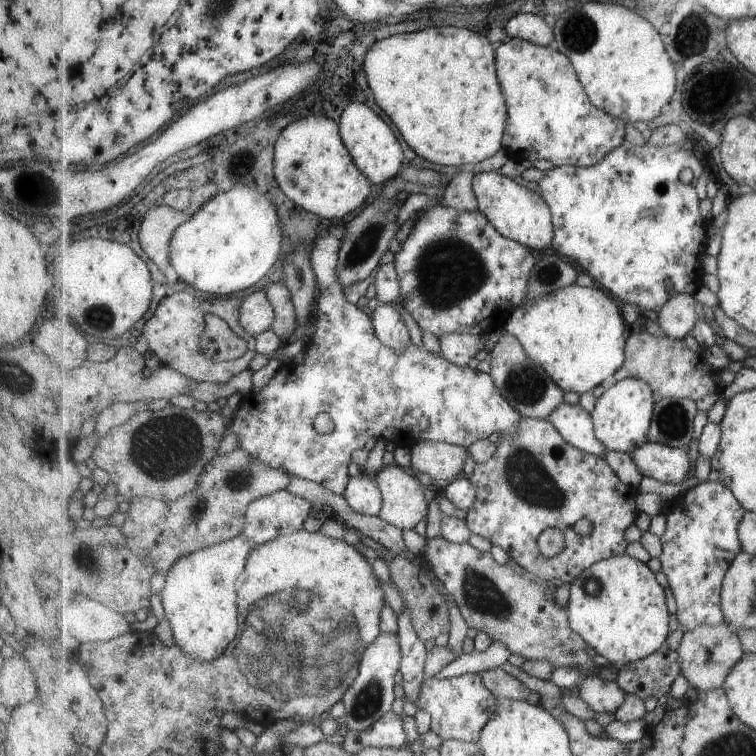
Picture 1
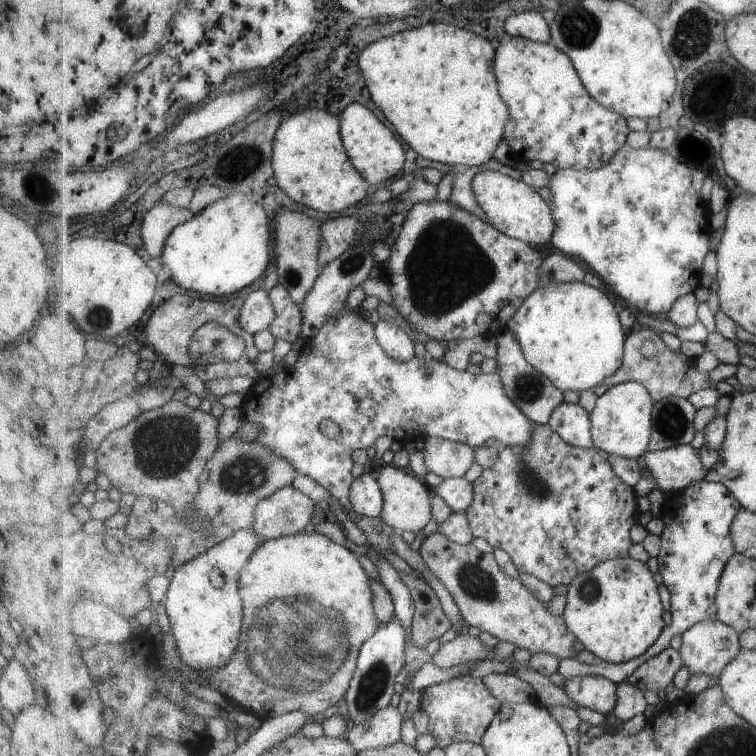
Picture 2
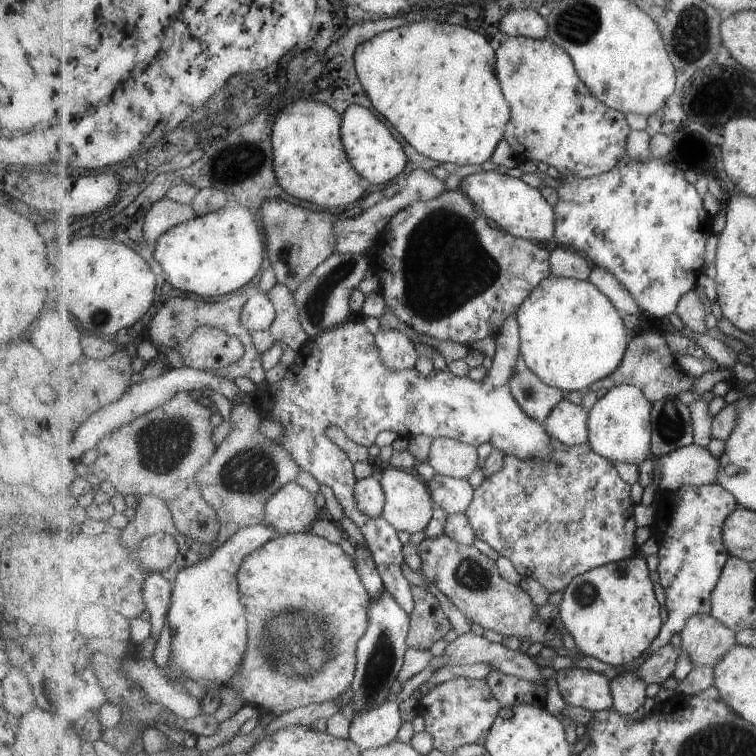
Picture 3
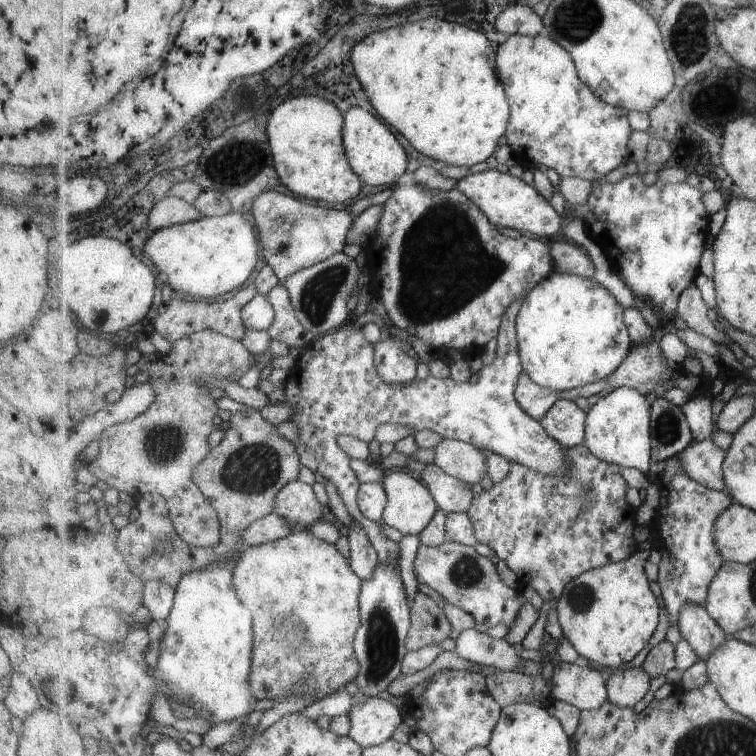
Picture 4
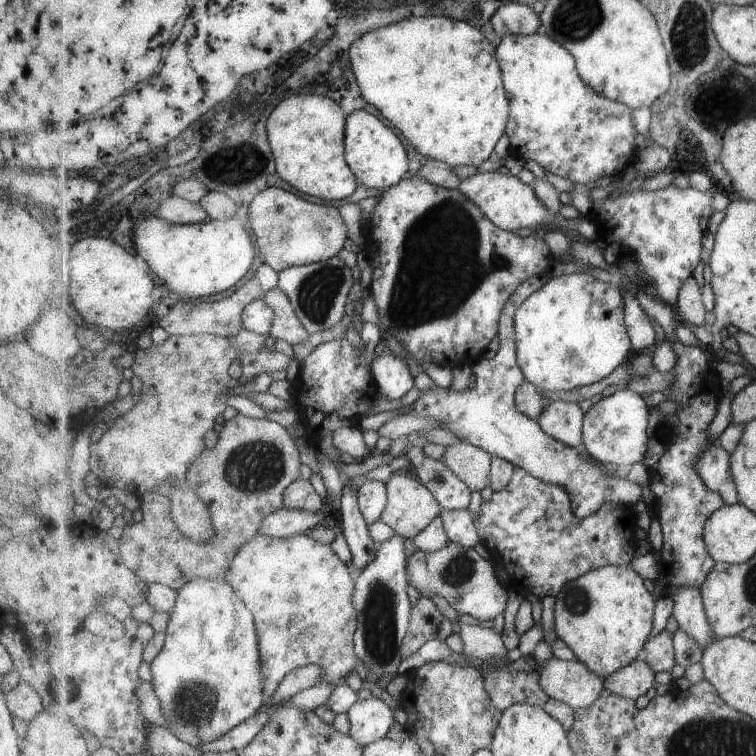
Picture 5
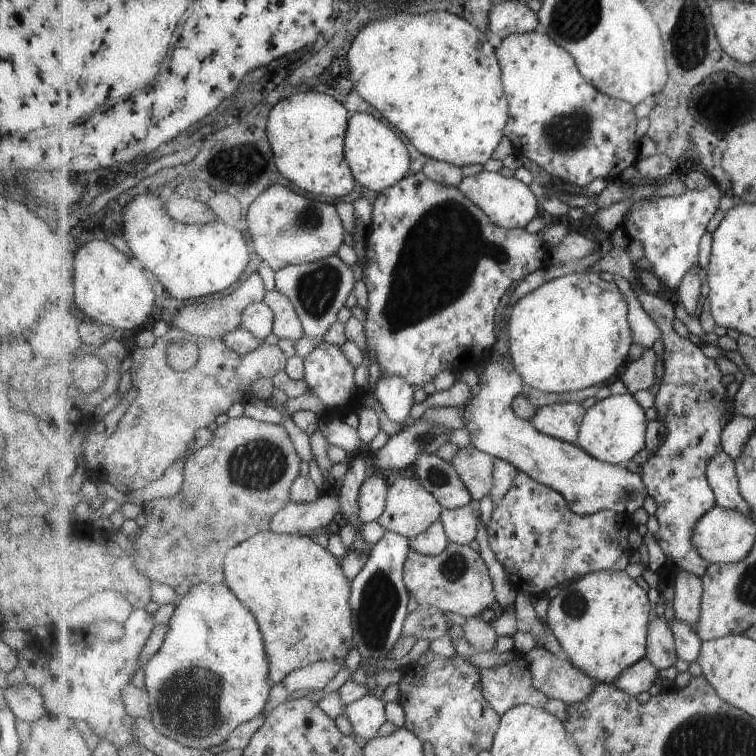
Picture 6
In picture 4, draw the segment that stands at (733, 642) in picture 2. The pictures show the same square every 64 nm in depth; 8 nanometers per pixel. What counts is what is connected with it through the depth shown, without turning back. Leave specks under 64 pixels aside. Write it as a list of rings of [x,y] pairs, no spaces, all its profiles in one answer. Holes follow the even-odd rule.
[[[691,603],[685,605],[678,618],[681,636],[685,637],[691,646],[699,653],[700,659],[707,662],[708,656],[717,647],[729,639],[722,628],[711,618],[709,612],[701,605]]]

